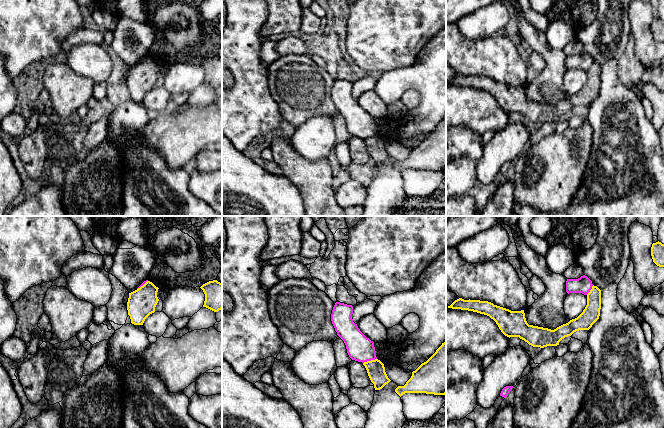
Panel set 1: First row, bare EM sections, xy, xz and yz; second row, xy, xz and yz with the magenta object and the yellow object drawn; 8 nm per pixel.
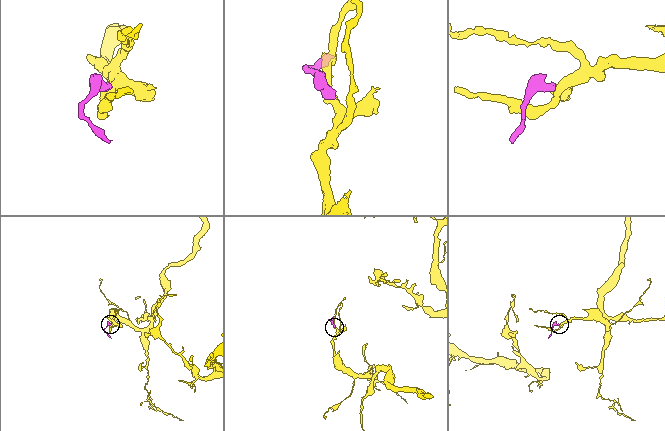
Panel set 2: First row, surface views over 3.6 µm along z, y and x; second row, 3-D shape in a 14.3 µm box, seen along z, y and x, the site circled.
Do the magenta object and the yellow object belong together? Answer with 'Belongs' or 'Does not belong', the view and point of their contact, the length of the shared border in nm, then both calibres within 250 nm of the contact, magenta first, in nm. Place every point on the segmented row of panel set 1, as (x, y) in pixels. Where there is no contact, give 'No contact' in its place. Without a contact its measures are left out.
Belongs. Touches magenta at xz (369, 360). Shared border 120 nm. Thickness 200 nm (magenta) against 140 nm

